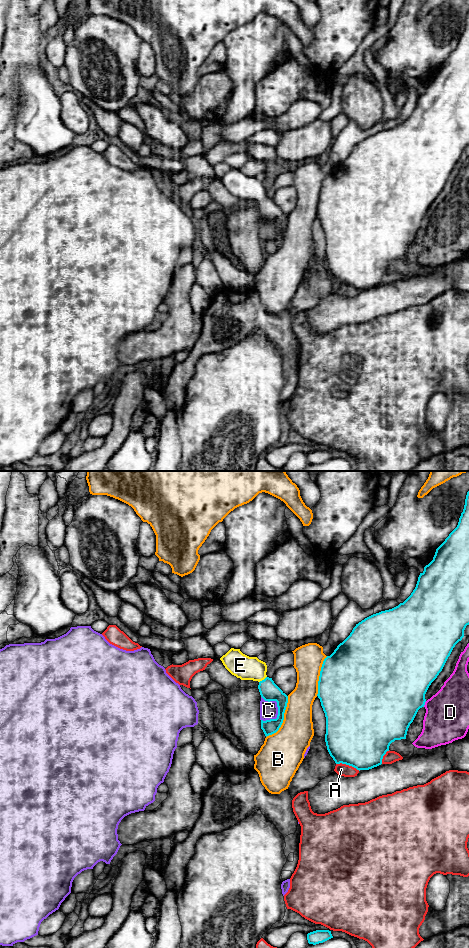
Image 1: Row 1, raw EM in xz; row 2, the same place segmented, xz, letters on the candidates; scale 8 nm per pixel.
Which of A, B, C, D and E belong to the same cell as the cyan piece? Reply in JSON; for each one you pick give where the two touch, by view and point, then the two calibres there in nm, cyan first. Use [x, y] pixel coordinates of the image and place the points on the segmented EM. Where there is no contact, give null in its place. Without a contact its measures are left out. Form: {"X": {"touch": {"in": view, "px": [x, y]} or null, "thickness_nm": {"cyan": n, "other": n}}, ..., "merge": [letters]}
{"E": {"touch": {"in": "xz", "px": [262, 680]}, "thickness_nm": {"cyan": 160, "other": 190}}, "merge": ["E"]}

